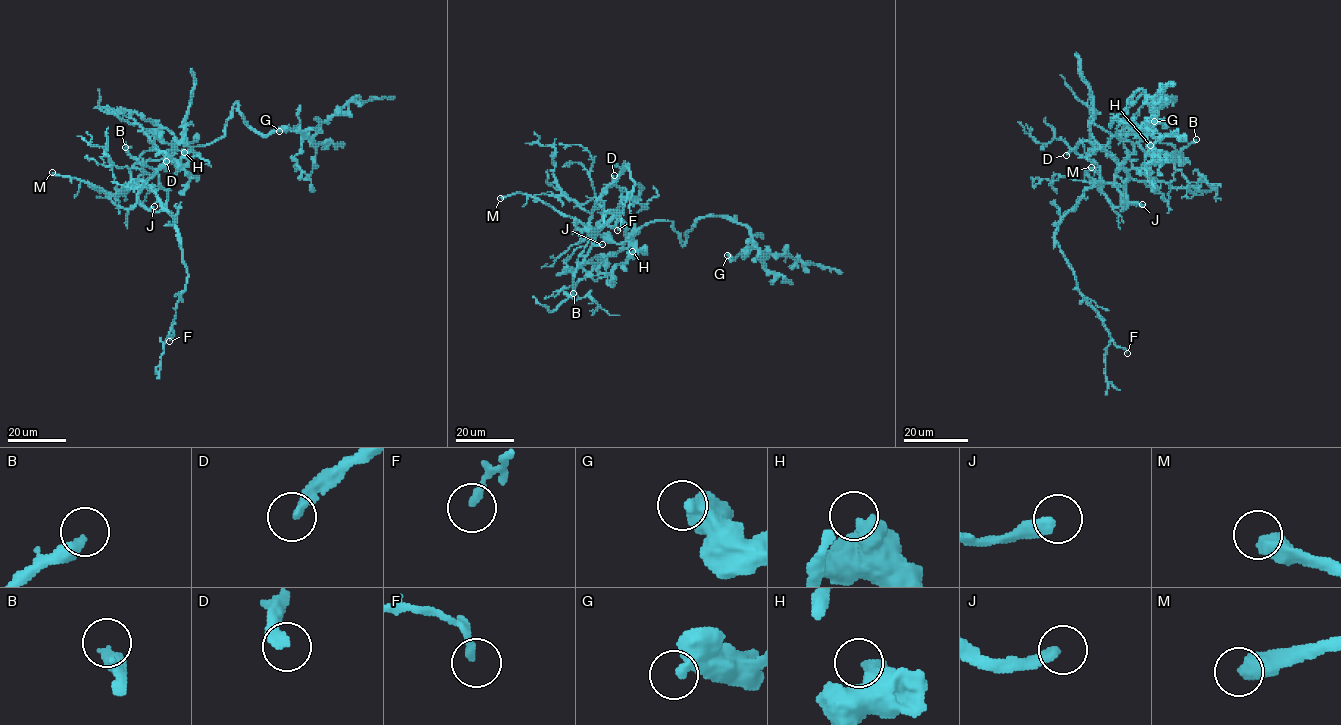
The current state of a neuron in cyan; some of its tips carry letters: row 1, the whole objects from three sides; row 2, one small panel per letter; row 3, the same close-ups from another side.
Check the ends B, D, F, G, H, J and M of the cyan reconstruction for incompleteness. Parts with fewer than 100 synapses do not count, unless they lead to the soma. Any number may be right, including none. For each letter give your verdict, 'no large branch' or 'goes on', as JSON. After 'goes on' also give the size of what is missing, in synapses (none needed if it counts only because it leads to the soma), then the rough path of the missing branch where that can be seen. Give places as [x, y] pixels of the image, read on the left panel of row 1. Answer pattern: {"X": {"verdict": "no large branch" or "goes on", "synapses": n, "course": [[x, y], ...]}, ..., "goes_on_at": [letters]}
{"B": {"verdict": "no large branch"}, "D": {"verdict": "goes on", "synapses": 110, "course": [[166, 161], [192, 191], [210, 202], [208, 200], [208, 208], [213, 216], [197, 222]]}, "F": {"verdict": "no large branch"}, "G": {"verdict": "no large branch"}, "H": {"verdict": "no large branch"}, "J": {"verdict": "goes on", "synapses": 130, "course": [[154, 206], [160, 205], [196, 175], [205, 180], [207, 197], [213, 205]]}, "M": {"verdict": "goes on"}, "goes_on_at": ["D", "J", "M"]}

